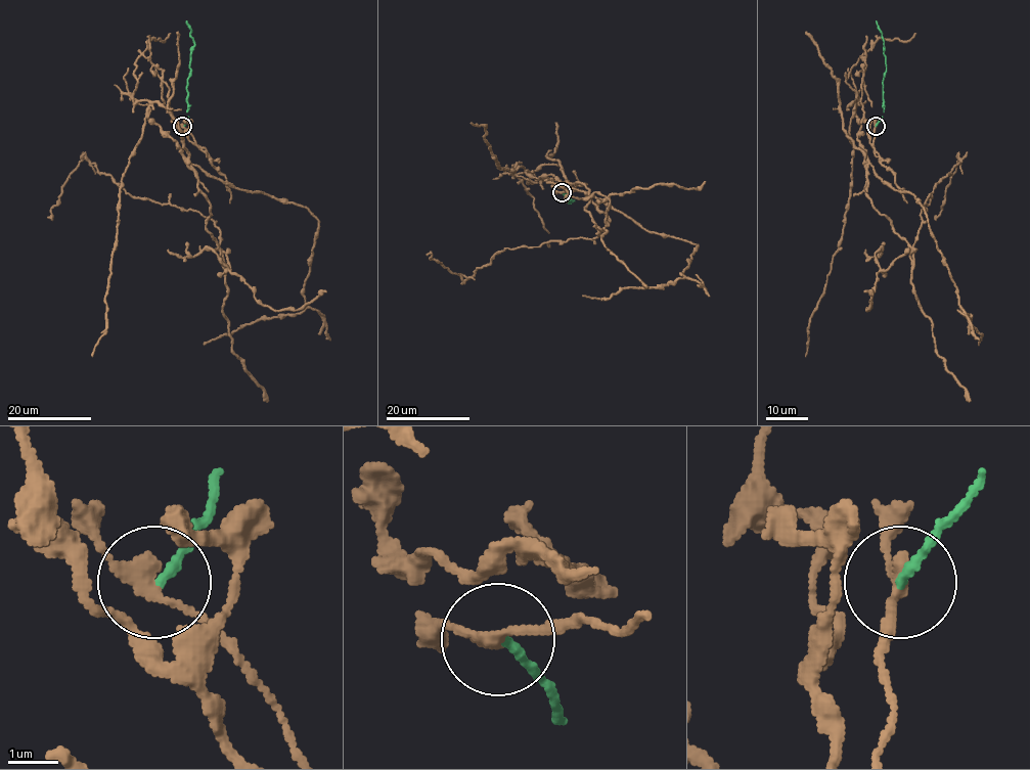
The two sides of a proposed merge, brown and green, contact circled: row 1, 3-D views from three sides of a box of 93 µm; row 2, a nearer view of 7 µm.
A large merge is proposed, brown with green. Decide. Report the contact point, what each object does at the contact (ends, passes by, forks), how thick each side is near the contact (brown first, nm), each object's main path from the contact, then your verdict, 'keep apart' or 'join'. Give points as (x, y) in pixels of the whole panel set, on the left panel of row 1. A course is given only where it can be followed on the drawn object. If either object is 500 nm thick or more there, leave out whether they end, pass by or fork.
place (182, 126); brown passes by; green ends; calibres 280 and 170 nm; course brown (183, 126), (141, 55), (133, 97), (194, 172), (218, 247), (211, 219), (85, 157), (47, 217); course green (183, 126), (187, 117), (187, 80), (194, 41), (186, 20); keep apart

